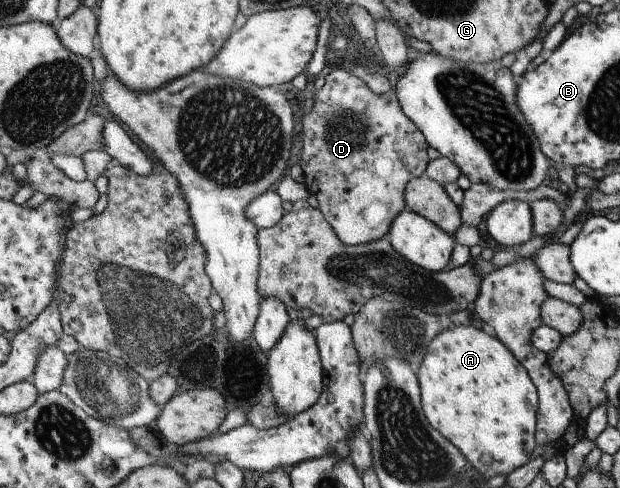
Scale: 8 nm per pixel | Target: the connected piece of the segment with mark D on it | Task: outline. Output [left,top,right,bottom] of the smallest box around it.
[299,67,430,246]

